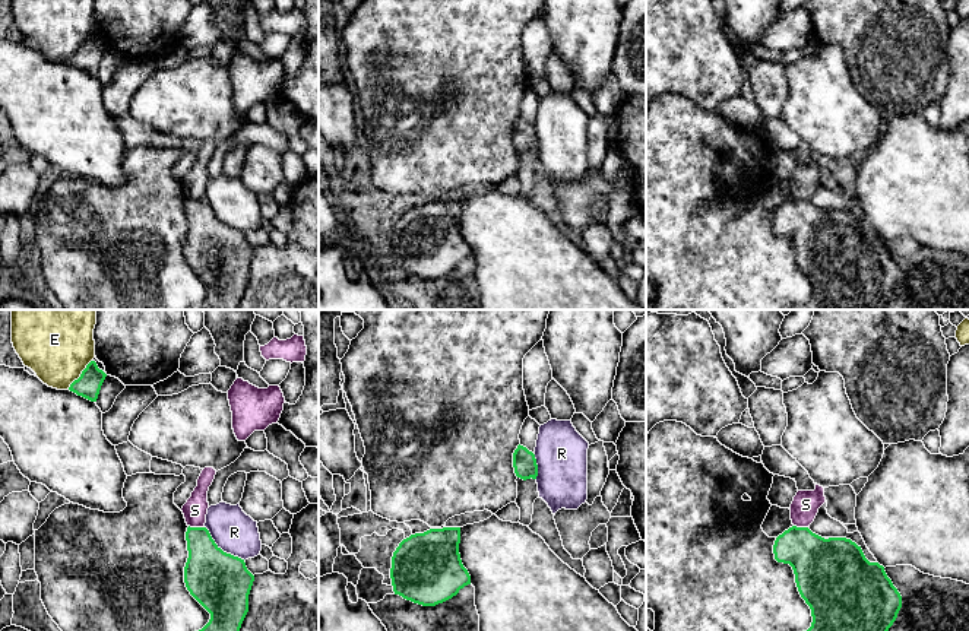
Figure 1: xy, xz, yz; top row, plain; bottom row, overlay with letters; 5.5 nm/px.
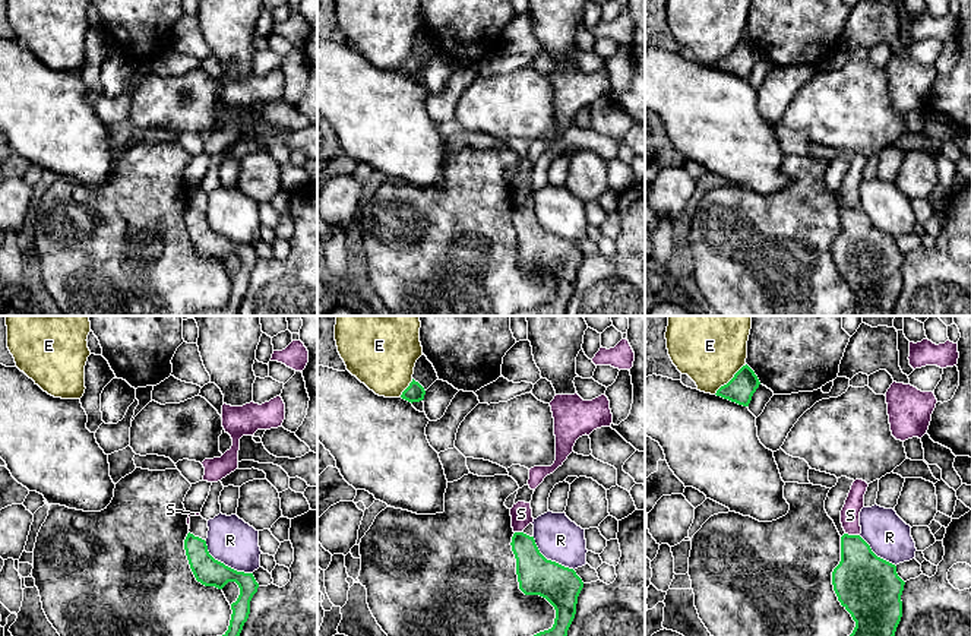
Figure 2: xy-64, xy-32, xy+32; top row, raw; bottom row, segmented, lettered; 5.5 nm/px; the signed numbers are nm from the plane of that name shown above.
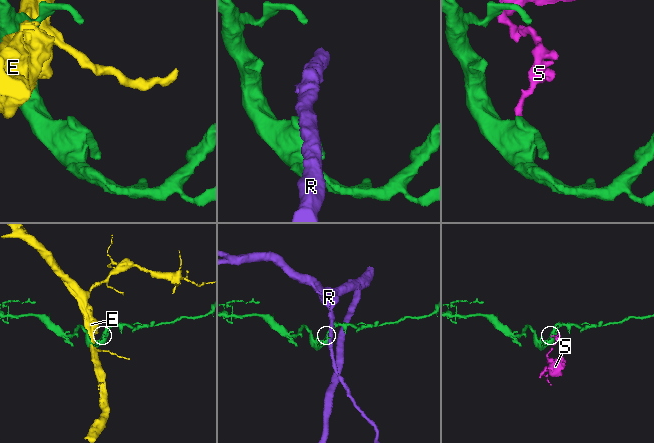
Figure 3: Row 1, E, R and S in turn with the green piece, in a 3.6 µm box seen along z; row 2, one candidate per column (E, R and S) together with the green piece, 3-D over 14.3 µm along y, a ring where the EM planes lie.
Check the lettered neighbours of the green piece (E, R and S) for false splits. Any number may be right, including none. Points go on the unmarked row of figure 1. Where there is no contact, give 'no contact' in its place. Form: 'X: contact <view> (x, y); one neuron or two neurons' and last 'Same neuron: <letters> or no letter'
E: contact xy (81, 47); two neurons
R: contact xy (221, 222); two neurons
S: contact xy (196, 200); two neurons
Same neuron: no letter

